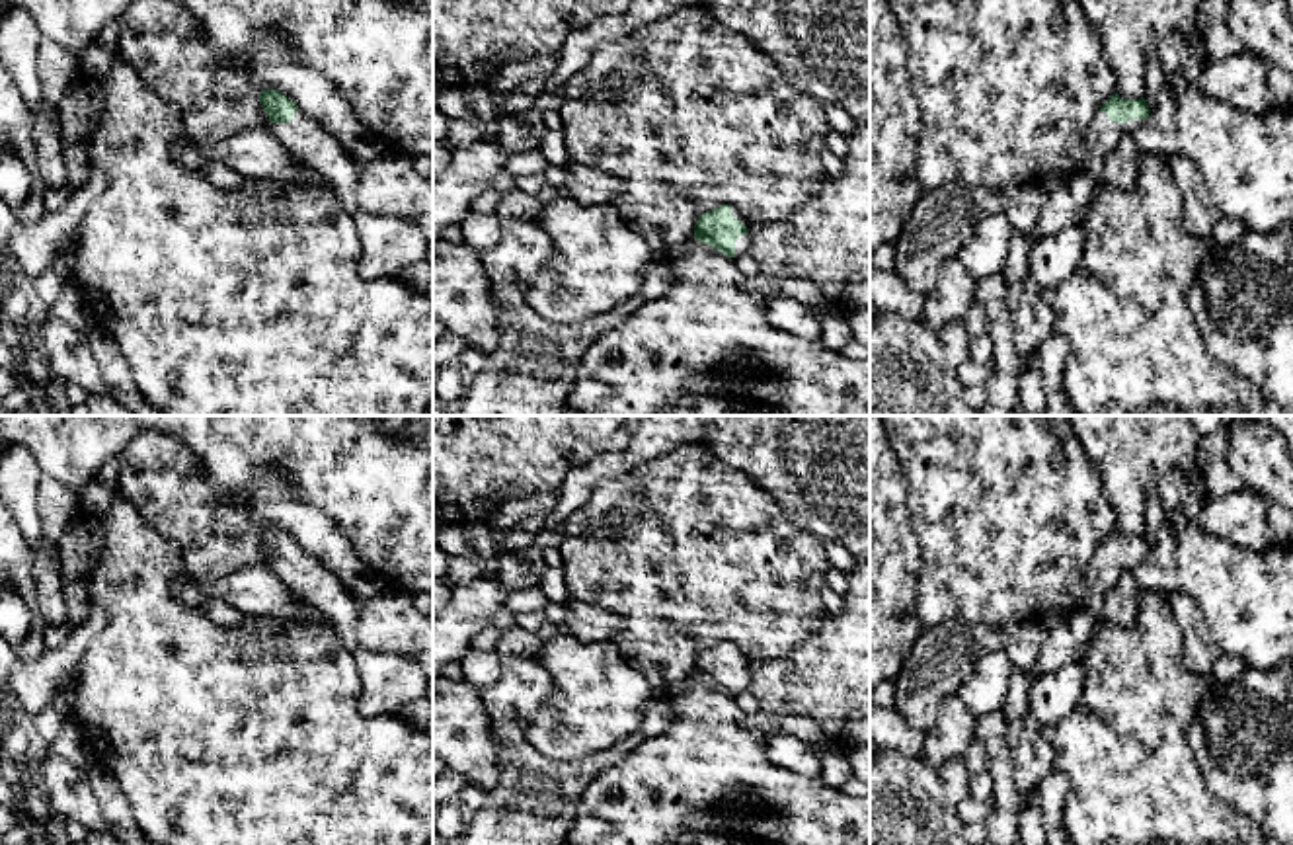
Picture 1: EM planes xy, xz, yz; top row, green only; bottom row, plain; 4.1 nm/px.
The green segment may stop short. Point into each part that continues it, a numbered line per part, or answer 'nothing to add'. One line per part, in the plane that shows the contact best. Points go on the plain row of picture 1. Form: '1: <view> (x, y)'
1: yz (1065, 644)

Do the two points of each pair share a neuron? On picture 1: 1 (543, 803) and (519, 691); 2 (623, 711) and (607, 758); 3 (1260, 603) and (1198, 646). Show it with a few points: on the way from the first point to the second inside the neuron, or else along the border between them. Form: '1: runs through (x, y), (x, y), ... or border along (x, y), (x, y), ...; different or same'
1: runs through (525, 775), (511, 750), (509, 719); same
2: border along (644, 717), (634, 734), (568, 764); different
3: border along (1190, 598), (1202, 615), (1208, 635), (1223, 650); different

